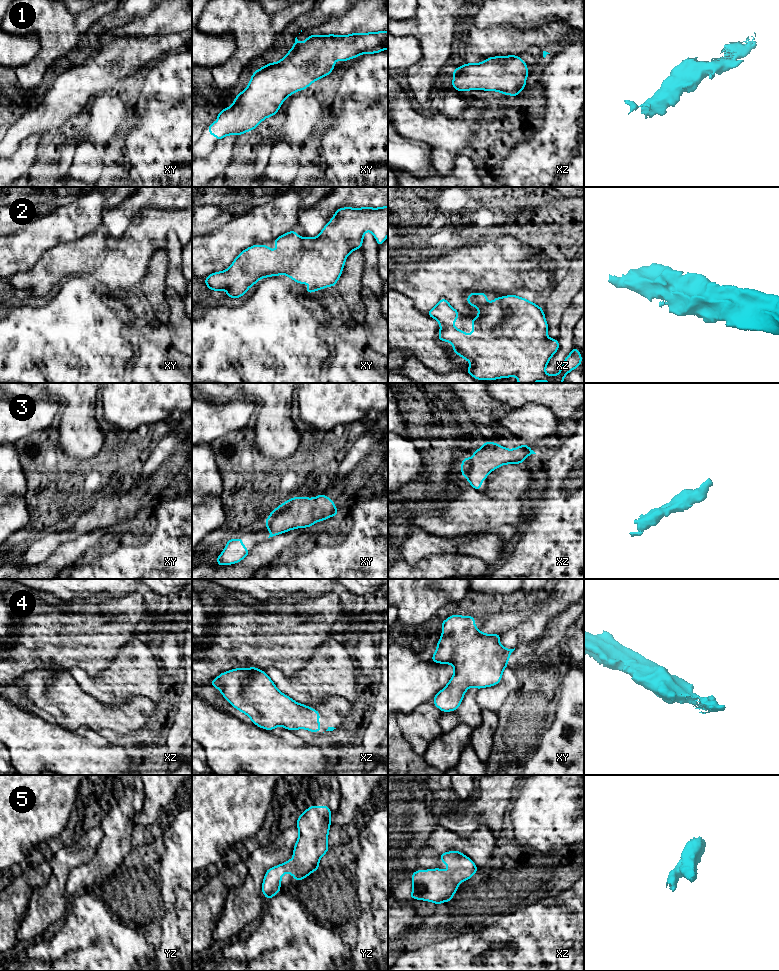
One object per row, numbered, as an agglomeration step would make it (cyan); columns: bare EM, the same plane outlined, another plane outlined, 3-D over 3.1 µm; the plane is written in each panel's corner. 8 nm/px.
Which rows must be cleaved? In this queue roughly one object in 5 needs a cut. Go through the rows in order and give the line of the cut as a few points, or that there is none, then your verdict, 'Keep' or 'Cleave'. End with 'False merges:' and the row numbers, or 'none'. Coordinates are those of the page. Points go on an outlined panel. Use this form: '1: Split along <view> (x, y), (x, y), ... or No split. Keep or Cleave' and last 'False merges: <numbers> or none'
1: No split. Keep
2: No split. Keep
3: No split. Keep
4: No split. Keep
5: No split. Keep
False merges: none

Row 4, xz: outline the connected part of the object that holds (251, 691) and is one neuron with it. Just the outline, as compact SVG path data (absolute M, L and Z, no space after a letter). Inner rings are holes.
M256 667L236 668L221 673L209 685L216 687L237 710L265 730L282 726L288 730L319 732L320 713L280 692L274 682Z

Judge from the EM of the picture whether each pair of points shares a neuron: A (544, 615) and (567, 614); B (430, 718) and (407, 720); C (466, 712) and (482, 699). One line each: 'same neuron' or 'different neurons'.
A: different neurons
B: same neuron
C: different neurons

